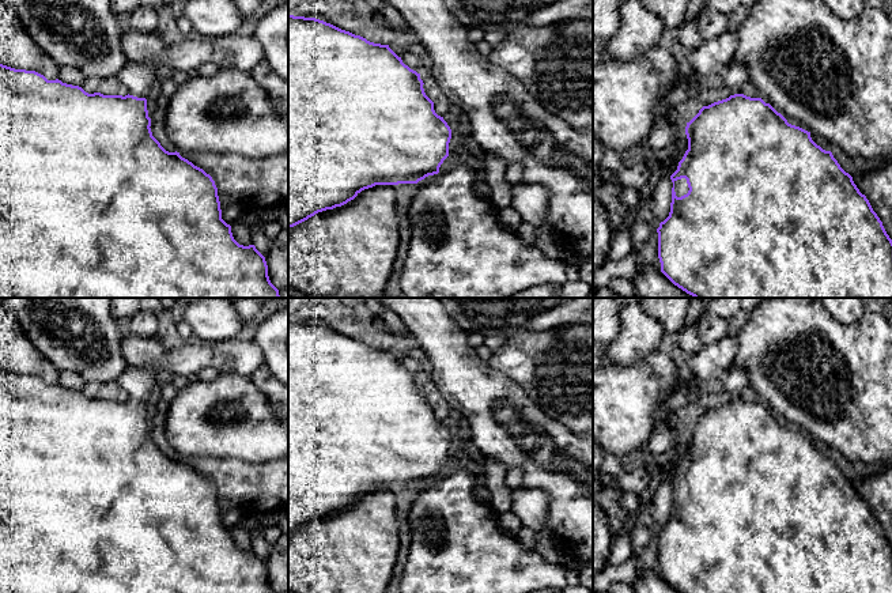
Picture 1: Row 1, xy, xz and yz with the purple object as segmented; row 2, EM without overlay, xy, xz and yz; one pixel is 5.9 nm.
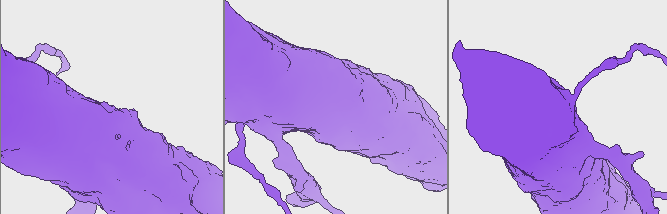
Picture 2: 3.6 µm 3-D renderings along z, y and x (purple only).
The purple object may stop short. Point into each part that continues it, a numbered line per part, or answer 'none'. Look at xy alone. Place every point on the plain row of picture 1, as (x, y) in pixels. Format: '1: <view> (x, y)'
1: xy (138, 382)

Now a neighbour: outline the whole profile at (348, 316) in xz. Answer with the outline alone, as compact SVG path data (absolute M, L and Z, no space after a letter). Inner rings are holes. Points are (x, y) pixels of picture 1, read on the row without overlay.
M288 298L288 320L315 322L381 350L400 340L377 321L366 298Z

